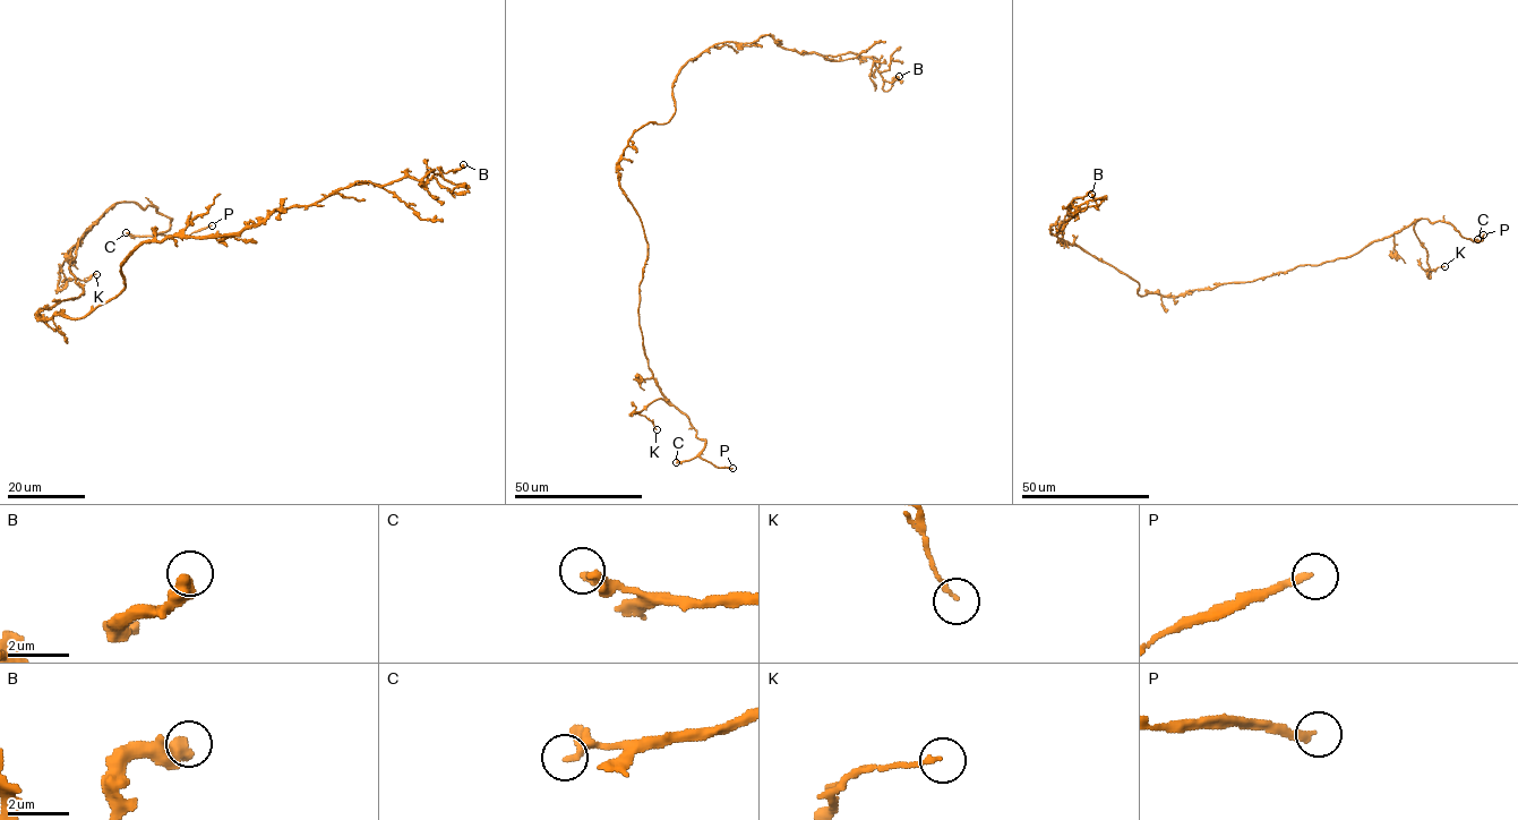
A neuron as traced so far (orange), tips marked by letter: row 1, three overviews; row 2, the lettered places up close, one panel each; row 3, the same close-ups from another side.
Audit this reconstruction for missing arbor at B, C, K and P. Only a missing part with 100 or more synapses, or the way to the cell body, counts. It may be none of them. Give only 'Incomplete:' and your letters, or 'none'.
Incomplete: P

